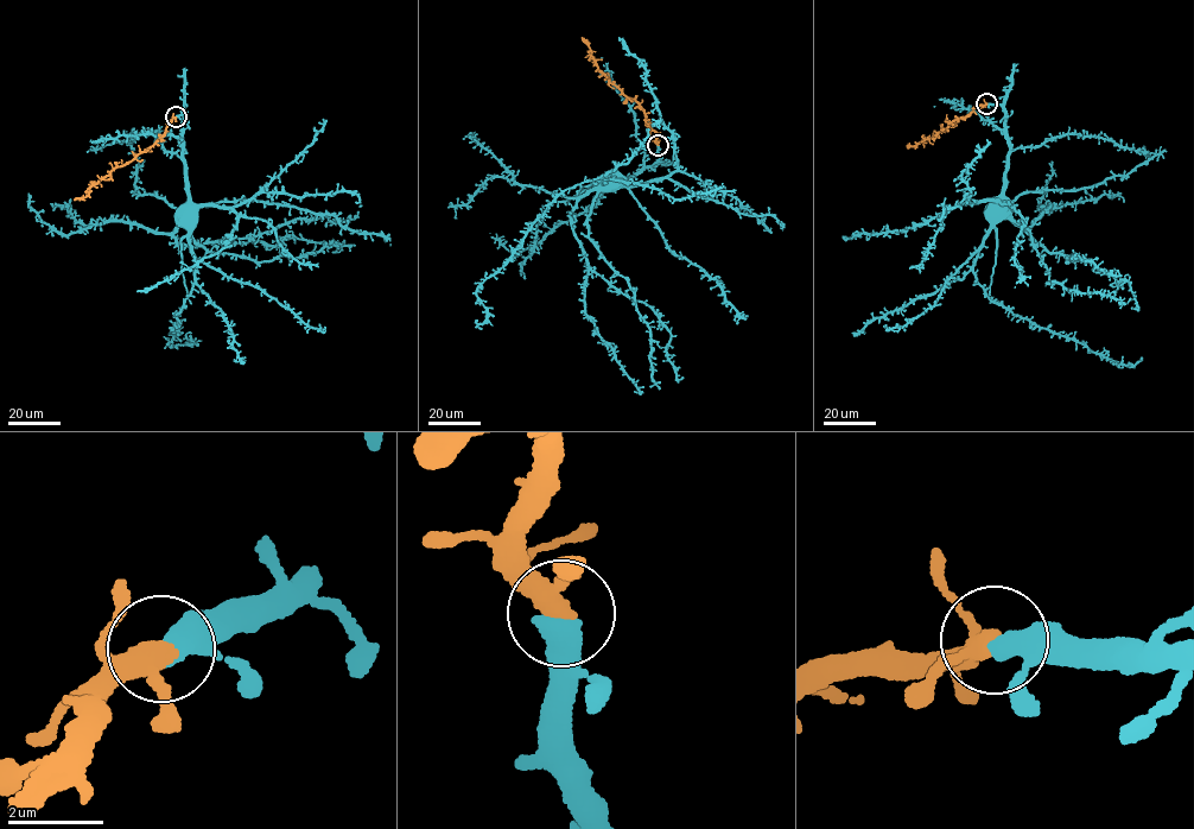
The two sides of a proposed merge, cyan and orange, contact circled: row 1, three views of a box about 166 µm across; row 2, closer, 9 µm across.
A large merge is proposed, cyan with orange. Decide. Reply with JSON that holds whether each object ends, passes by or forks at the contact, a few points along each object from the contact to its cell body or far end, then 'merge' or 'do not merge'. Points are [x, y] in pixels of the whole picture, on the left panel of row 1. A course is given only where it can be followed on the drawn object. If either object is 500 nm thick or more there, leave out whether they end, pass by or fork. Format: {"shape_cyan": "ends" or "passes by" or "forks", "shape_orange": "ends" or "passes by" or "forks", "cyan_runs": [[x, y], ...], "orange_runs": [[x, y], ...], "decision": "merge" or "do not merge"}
{"cyan_runs": [[176, 116], [183, 113], [195, 274], [169, 345], [194, 342], [185, 335], [191, 333]], "orange_runs": [[175, 116], [153, 145], [90, 187], [84, 197], [74, 200]], "decision": "merge"}

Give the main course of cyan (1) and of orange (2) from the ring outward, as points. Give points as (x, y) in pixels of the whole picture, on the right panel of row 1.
1: (988, 103), (1004, 113), (1009, 152), (998, 219), (972, 267), (976, 282), (997, 304), (1119, 365), (1141, 359)
2: (986, 103), (950, 121), (934, 137), (907, 146)

